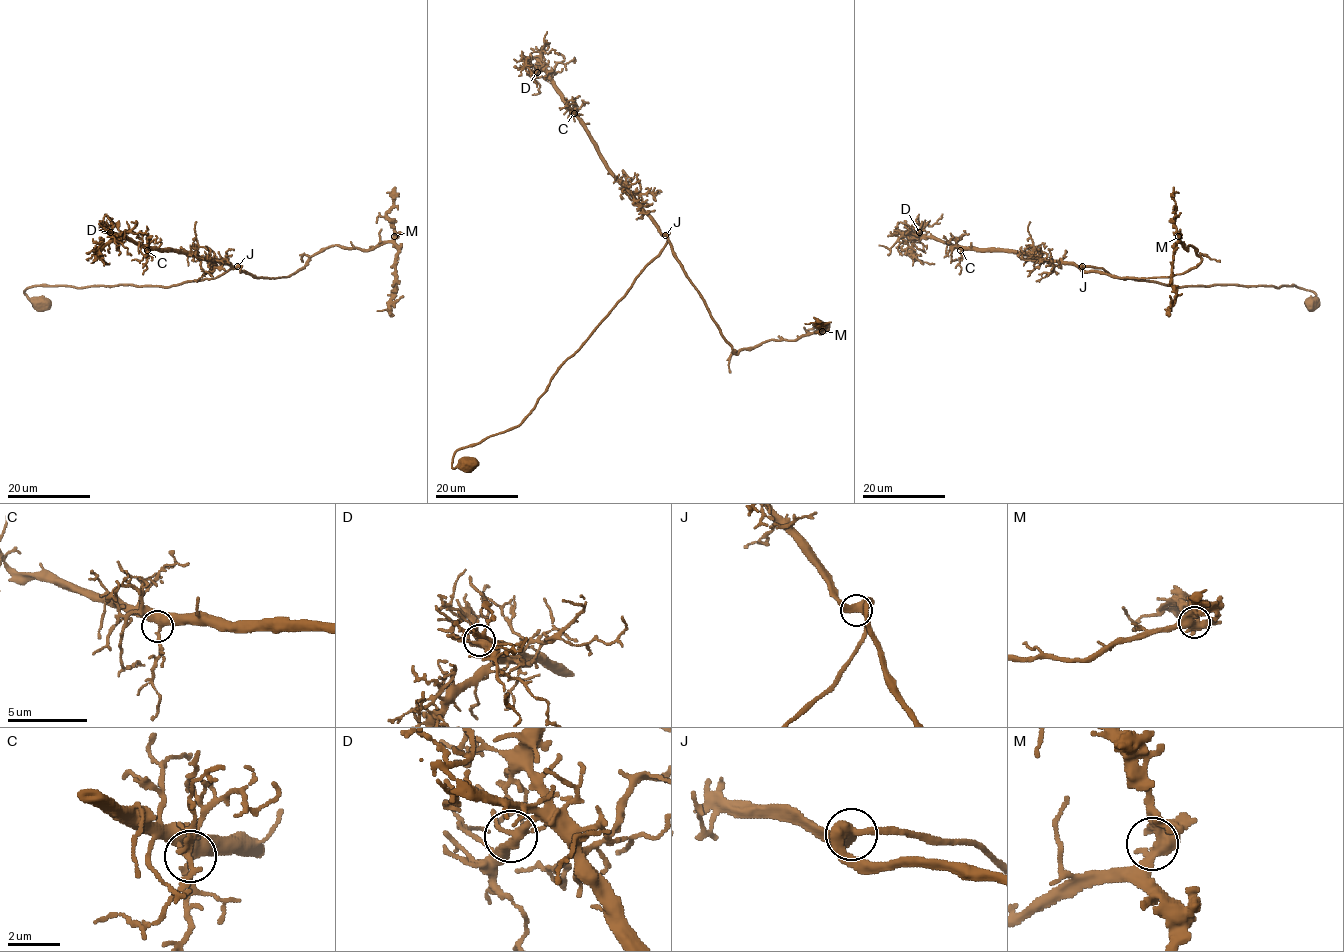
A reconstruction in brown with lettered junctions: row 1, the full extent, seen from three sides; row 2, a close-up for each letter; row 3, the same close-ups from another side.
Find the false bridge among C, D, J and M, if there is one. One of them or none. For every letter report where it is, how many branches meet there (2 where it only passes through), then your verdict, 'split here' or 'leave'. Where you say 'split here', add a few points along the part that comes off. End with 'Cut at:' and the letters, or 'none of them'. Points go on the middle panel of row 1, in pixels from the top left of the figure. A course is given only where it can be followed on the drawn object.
C: (574, 113) | 3 | leave
D: (537, 72) | 4 | leave
J: (665, 235) | 4 | leave
M: (822, 331) | 4 | leave
Cut at: none of them

